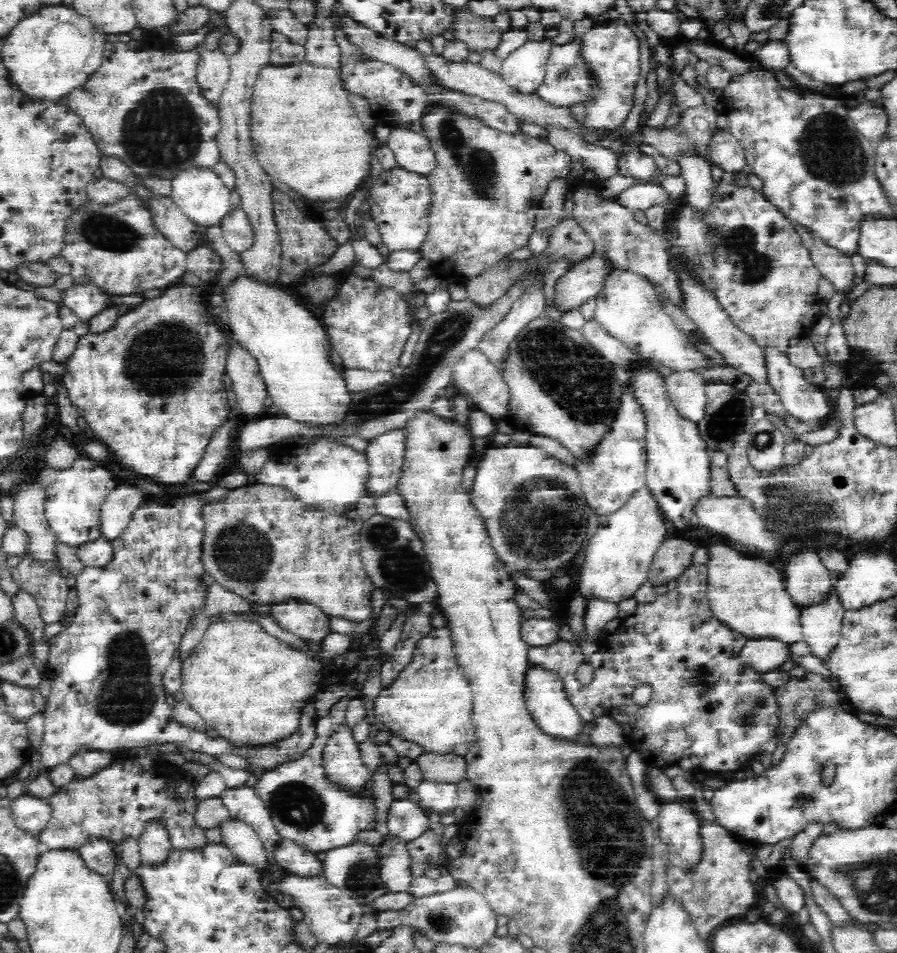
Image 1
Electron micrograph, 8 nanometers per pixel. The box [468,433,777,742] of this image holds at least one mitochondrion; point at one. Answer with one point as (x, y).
(532, 509)

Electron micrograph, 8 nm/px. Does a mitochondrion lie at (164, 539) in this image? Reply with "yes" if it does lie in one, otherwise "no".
no

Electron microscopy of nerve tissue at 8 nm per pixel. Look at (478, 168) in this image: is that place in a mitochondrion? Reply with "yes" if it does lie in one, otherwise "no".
yes

